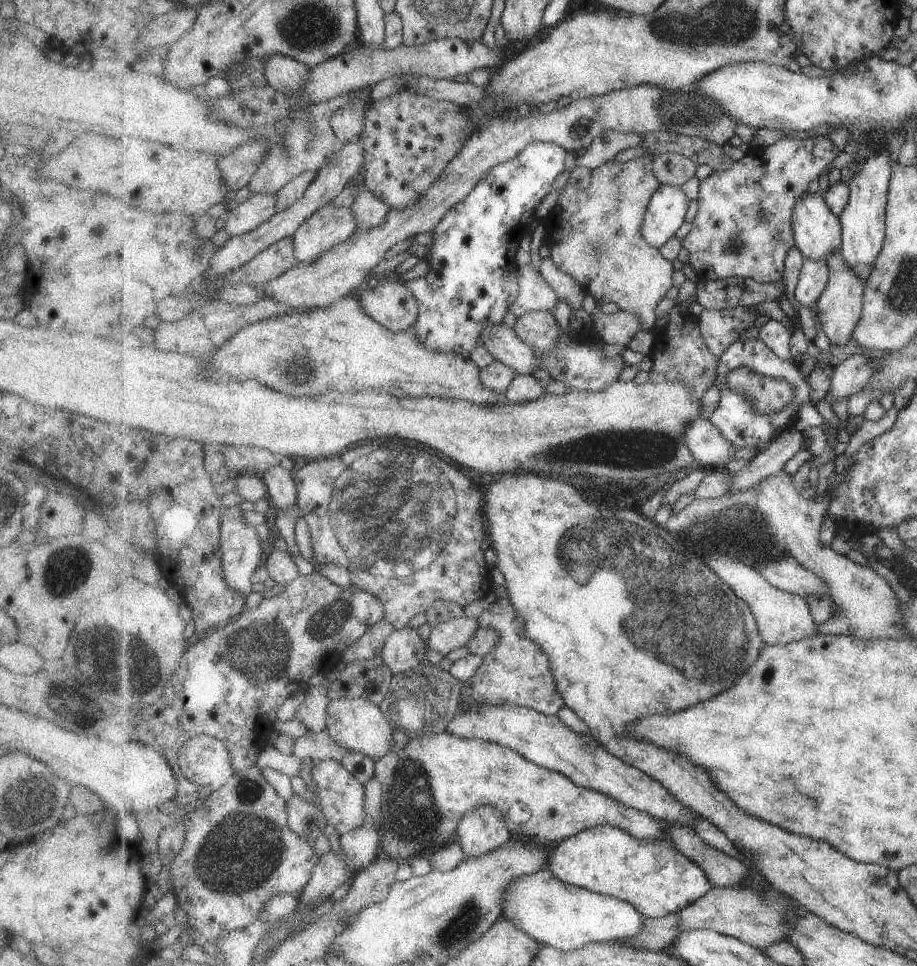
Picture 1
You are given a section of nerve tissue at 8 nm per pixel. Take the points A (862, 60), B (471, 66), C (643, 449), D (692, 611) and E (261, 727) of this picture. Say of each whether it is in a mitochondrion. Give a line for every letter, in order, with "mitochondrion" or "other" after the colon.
A: other
B: other
C: mitochondrion
D: mitochondrion
E: other

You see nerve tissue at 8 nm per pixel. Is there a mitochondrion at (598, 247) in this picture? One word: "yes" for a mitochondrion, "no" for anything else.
yes

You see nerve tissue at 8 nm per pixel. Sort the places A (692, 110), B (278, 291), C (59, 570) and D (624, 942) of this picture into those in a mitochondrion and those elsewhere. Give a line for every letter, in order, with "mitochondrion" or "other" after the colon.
A: mitochondrion
B: other
C: mitochondrion
D: other

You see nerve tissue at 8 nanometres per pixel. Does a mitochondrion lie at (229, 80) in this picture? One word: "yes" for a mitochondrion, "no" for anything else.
no

